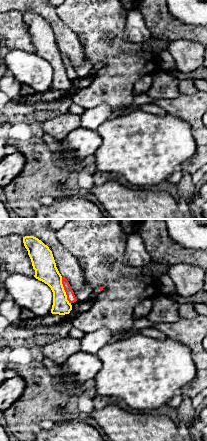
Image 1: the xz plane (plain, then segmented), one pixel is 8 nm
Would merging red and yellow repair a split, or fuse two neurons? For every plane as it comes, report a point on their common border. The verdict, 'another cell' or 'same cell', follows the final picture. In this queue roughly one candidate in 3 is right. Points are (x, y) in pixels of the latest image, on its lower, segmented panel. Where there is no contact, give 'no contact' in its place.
meets red at (64, 289)

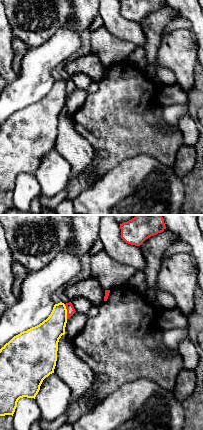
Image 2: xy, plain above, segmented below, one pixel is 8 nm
meets red at (67, 311)

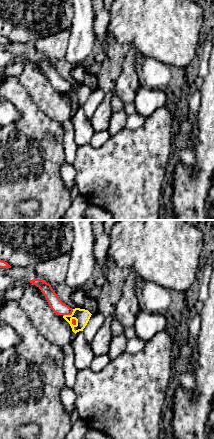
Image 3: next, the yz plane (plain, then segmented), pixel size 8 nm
meets red at (69, 314)

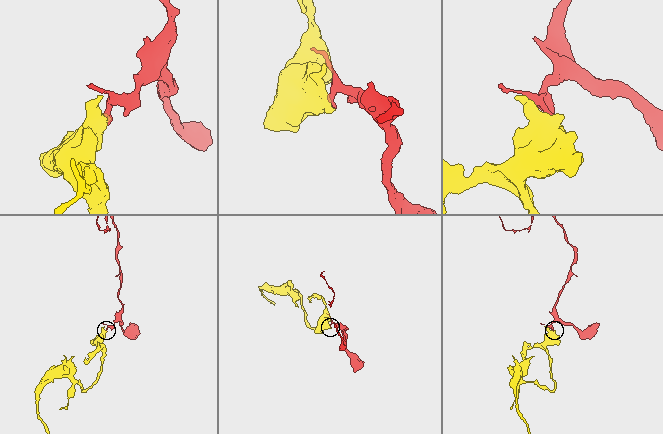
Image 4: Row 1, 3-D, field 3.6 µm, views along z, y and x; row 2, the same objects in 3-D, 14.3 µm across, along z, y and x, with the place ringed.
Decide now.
another cell

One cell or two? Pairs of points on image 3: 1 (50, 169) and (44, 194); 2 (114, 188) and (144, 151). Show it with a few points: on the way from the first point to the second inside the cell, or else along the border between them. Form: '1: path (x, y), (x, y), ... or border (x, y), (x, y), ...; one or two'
1: path (44, 175), (44, 188); one
2: path (123, 179), (130, 166), (136, 160); one

